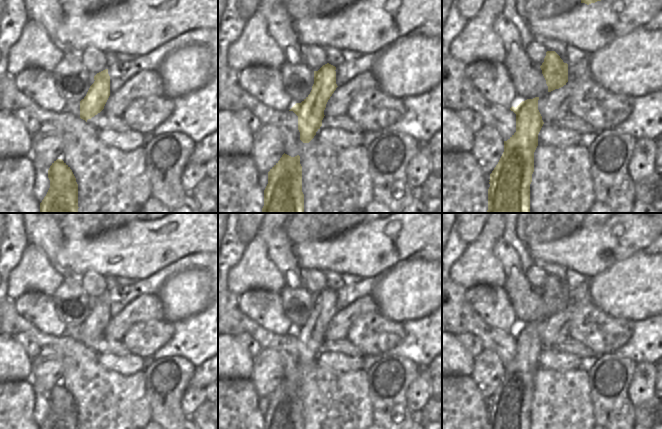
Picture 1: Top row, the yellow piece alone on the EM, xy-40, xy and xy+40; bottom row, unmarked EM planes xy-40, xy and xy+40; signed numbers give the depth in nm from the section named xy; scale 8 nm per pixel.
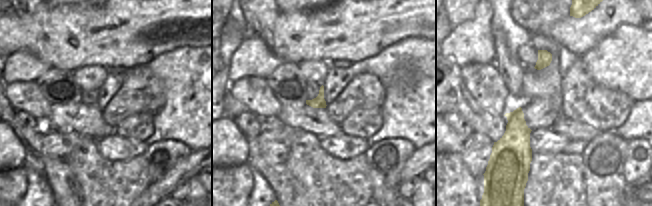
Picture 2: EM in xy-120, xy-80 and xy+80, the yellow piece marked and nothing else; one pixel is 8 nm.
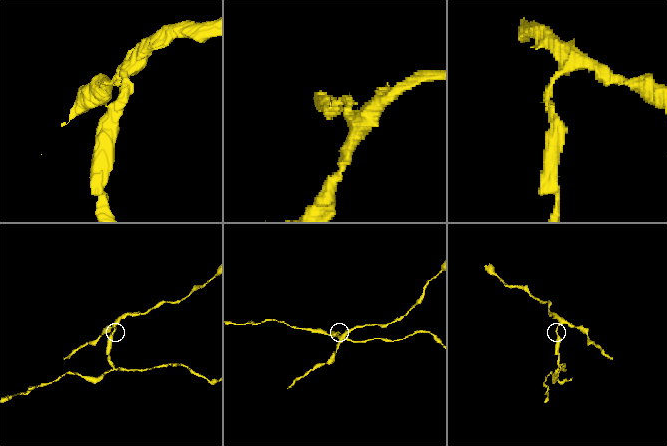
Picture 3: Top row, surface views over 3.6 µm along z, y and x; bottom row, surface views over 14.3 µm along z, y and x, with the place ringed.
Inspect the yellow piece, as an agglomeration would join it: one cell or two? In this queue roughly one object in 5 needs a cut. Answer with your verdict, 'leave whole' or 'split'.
split

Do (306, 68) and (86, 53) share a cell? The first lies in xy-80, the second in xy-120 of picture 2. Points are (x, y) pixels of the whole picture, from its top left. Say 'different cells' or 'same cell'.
different cells

